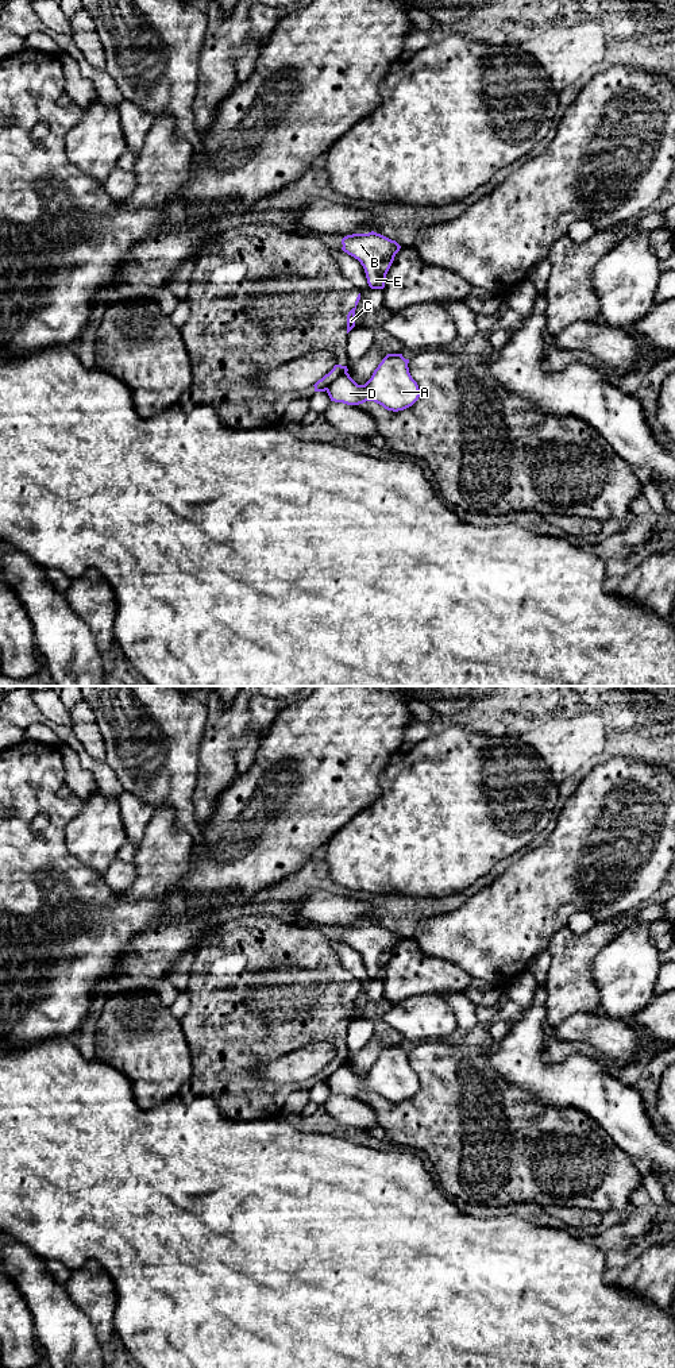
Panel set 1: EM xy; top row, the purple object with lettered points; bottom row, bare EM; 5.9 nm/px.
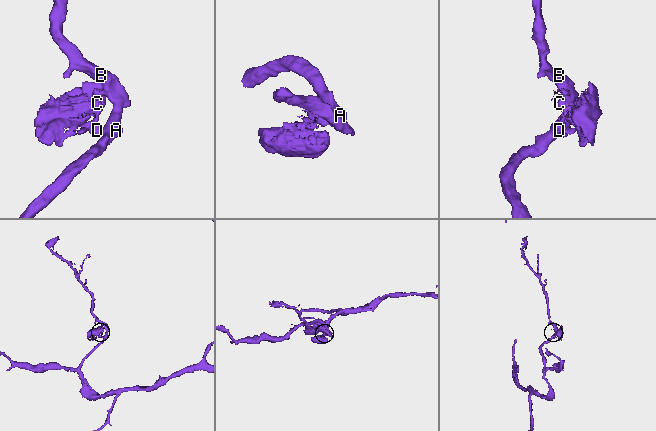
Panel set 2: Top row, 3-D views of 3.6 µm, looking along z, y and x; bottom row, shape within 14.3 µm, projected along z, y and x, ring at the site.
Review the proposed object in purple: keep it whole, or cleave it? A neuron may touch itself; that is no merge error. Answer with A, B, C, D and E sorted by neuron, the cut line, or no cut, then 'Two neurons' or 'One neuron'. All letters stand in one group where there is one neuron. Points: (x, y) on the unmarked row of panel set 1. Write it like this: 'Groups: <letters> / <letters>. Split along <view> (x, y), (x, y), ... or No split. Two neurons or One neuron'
Groups: A B D E / C. Split along xy (346, 1063), (326, 1081). Two neurons

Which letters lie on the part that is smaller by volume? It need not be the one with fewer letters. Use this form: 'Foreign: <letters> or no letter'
Foreign: C

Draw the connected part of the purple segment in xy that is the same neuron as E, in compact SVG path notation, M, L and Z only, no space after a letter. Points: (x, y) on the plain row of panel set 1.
M374 922L352 925L342 930L342 941L360 953L371 980L383 980L386 966L401 937Z

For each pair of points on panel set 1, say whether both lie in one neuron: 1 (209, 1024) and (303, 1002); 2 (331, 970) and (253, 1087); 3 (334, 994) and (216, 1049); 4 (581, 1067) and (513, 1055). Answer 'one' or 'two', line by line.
1: one
2: one
3: one
4: one

